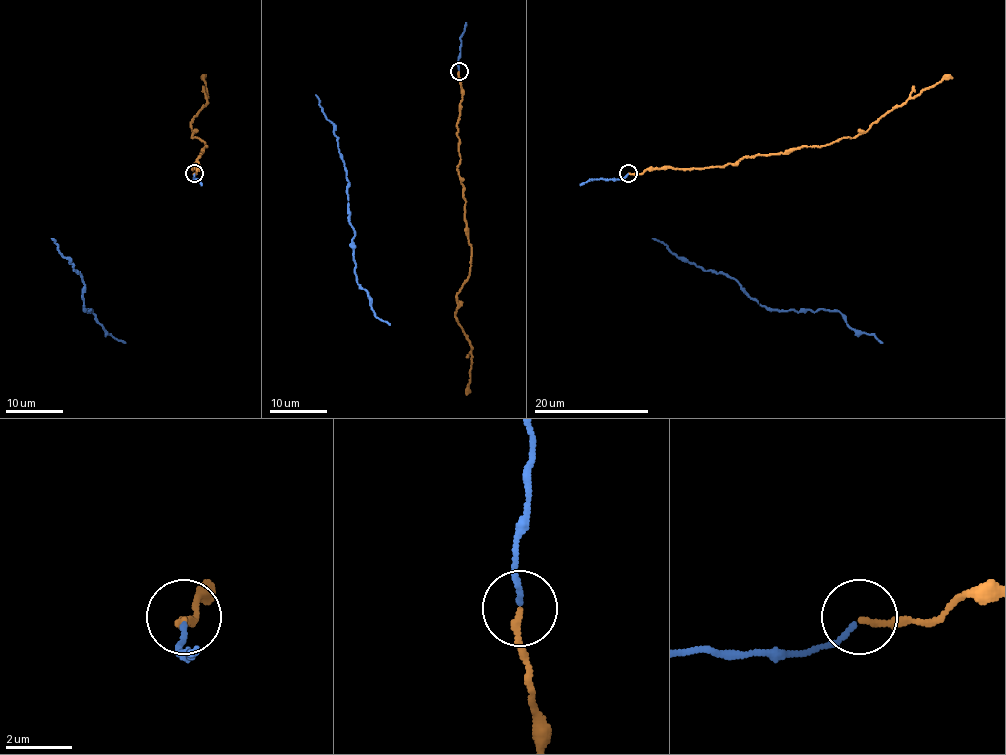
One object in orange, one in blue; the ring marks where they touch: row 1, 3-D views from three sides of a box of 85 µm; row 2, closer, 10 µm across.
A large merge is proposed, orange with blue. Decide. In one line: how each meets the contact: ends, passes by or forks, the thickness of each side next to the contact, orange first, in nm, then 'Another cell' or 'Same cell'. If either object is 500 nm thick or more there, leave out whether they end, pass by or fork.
At the ring orange ends. At the ring blue ends. Thickness 190 nm (orange) against 140 nm. Same cell

